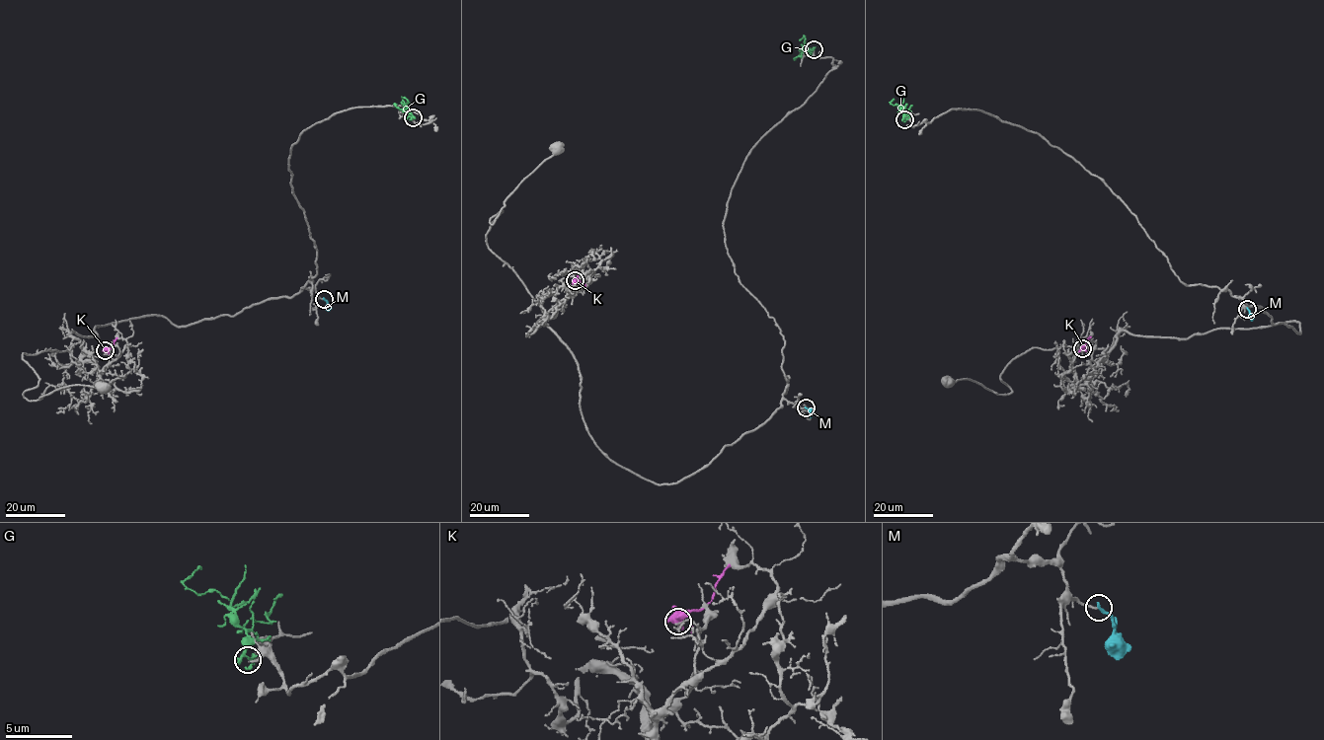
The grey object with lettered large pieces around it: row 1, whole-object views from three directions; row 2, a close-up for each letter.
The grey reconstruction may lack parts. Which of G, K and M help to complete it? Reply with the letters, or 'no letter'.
no letter

